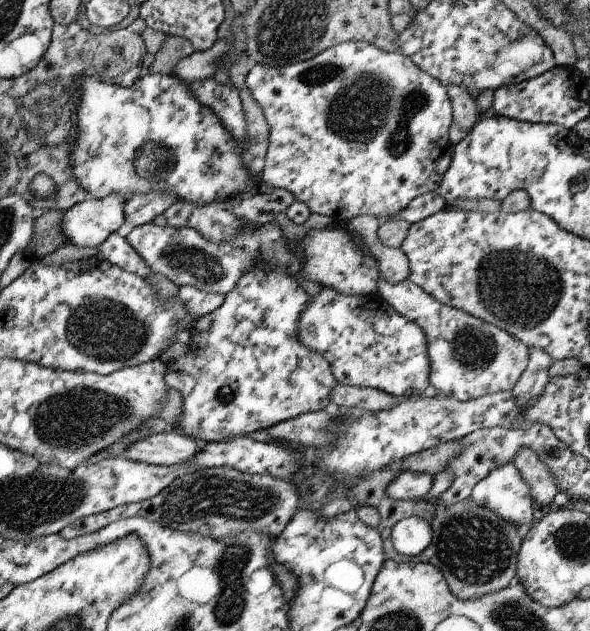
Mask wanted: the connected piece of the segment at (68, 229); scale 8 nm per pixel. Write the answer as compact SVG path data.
M108 194L104 198L90 198L65 211L62 218L62 232L68 238L68 245L100 246L113 232L126 222L125 199L120 194Z

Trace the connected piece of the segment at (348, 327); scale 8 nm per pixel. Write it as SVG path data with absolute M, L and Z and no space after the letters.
M322 287L318 296L312 296L306 310L298 316L298 340L300 346L308 346L330 363L332 374L340 384L370 387L399 398L422 397L431 392L428 340L424 330L393 310L380 293L348 296L334 288Z

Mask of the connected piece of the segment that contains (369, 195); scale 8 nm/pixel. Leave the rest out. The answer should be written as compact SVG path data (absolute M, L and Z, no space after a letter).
M363 41L342 42L300 63L278 66L278 68L252 64L252 69L246 76L246 86L252 92L252 98L262 108L266 123L270 128L269 146L262 160L261 181L268 186L288 190L294 195L295 200L304 202L312 214L316 212L320 216L334 217L338 222L348 222L350 218L365 214L389 219L390 216L402 212L417 196L435 192L442 182L447 164L451 162L453 152L449 129L452 125L453 110L450 98L447 97L447 88L434 76L420 70L411 58L400 52L388 53L376 48L374 44Z

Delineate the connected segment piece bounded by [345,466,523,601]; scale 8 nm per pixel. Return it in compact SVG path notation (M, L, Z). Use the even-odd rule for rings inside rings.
M397 466L389 467L362 477L354 484L345 484L347 496L351 500L355 503L368 503L378 510L381 521L377 528L388 559L396 562L406 560L412 560L414 563L430 562L440 569L450 592L463 601L481 599L512 584L517 576L517 560L523 542L523 533L516 525L504 521L495 512L478 506L471 497L450 506L444 506L440 501L435 503L423 499L395 501L385 493L385 490L399 474ZM414 516L427 520L432 527L433 535L426 550L408 558L393 547L391 530L397 522Z

